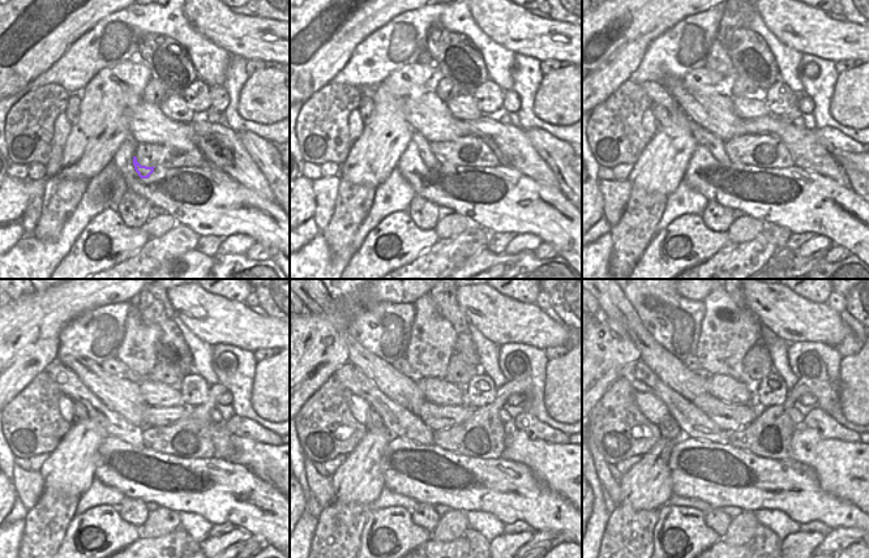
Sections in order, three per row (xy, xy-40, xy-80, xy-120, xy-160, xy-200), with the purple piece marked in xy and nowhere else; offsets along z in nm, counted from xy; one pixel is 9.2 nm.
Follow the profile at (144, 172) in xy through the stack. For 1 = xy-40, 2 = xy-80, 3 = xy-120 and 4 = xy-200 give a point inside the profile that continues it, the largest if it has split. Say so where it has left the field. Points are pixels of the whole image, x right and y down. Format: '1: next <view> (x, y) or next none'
1: next xy-40 (424, 146)
2: next xy-80 (703, 137)
3: next xy-120 (114, 424)
4: next xy-200 (693, 423)

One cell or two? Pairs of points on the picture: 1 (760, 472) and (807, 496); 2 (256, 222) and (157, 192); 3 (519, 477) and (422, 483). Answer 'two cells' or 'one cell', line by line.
1: one cell
2: one cell
3: one cell

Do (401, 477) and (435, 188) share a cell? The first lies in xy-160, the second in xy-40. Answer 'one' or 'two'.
one

